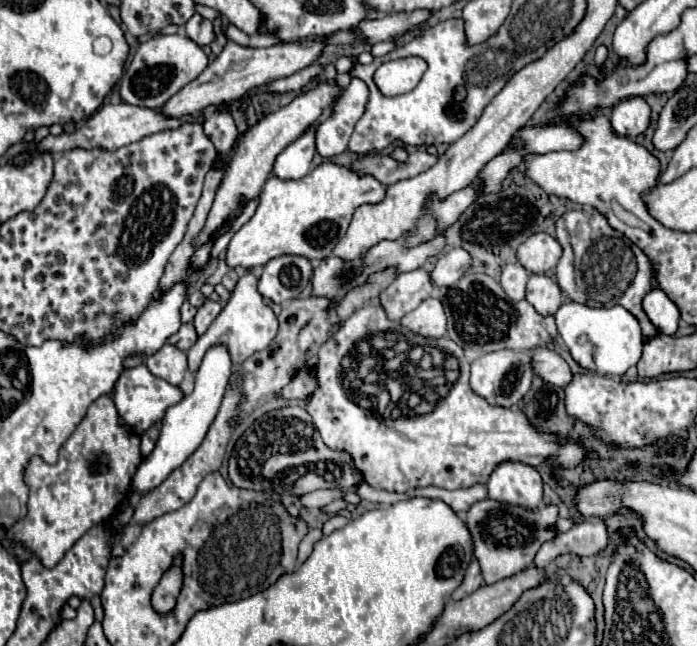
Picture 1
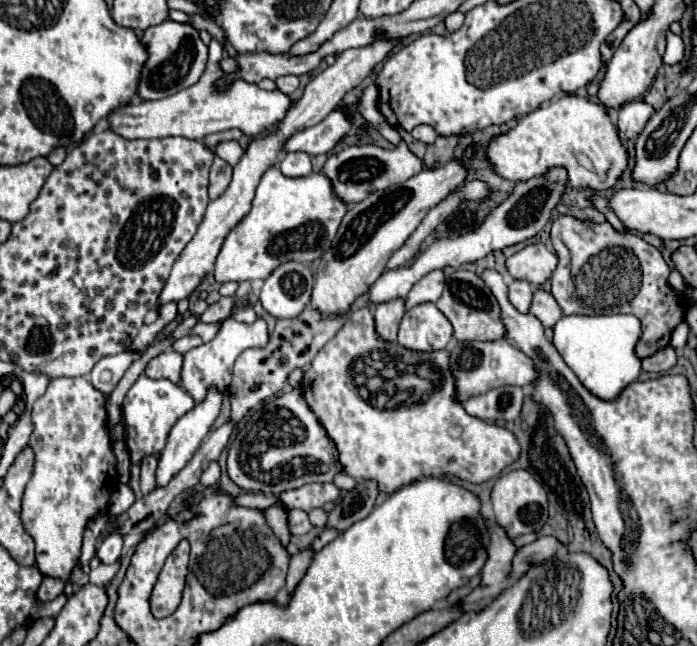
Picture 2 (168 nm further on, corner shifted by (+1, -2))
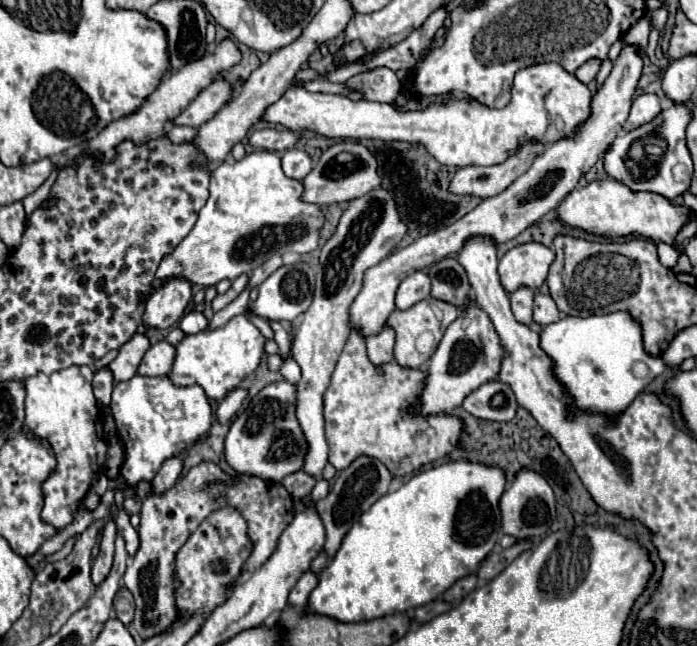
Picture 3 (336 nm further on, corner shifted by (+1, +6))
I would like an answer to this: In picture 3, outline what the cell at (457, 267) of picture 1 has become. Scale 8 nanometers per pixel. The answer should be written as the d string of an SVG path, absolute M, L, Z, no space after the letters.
M415 272L415 274L407 276L397 288L395 308L407 310L413 304L417 304L419 300L429 298L429 288L431 288L431 280L425 272Z

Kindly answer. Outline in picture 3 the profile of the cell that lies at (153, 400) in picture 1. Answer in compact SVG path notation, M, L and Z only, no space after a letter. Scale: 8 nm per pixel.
M137 374L127 382L115 384L111 394L111 412L125 446L121 476L131 488L139 482L151 482L167 458L183 456L189 446L207 438L213 426L213 410L203 388L179 388L171 384L167 376L147 378Z

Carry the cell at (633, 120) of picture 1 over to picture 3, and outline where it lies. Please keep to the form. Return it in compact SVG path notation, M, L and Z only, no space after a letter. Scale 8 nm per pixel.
M641 94L639 98L633 100L631 114L629 114L627 122L623 124L623 130L629 132L629 130L635 130L635 128L651 122L659 112L661 112L659 98L655 94Z

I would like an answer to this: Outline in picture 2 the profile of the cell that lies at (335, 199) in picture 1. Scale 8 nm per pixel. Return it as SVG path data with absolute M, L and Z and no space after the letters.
M269 168L261 176L251 212L223 242L215 262L215 280L265 280L283 262L313 262L321 258L327 244L333 242L345 212L349 212L349 206L333 196L333 184L325 174L319 172L301 178L287 178L279 168Z

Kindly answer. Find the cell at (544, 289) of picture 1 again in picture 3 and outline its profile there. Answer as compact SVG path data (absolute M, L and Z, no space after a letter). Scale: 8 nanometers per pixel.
M537 294L535 296L535 308L533 308L533 320L541 326L561 320L561 312L557 310L553 298L549 294Z

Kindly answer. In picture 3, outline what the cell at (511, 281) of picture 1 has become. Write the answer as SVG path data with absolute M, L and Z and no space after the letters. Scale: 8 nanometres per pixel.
M519 288L517 292L511 294L511 310L517 322L521 324L531 324L531 314L533 314L533 292L529 288Z

